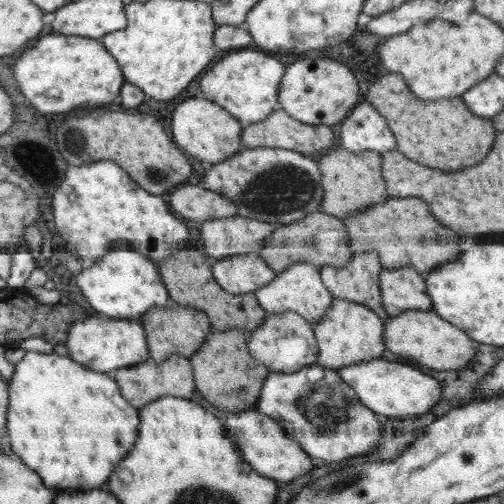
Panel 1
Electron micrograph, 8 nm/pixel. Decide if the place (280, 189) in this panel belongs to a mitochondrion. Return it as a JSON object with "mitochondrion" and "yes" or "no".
{"mitochondrion":"yes"}

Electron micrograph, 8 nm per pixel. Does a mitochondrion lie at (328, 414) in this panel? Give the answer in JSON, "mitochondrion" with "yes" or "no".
{"mitochondrion":"yes"}

